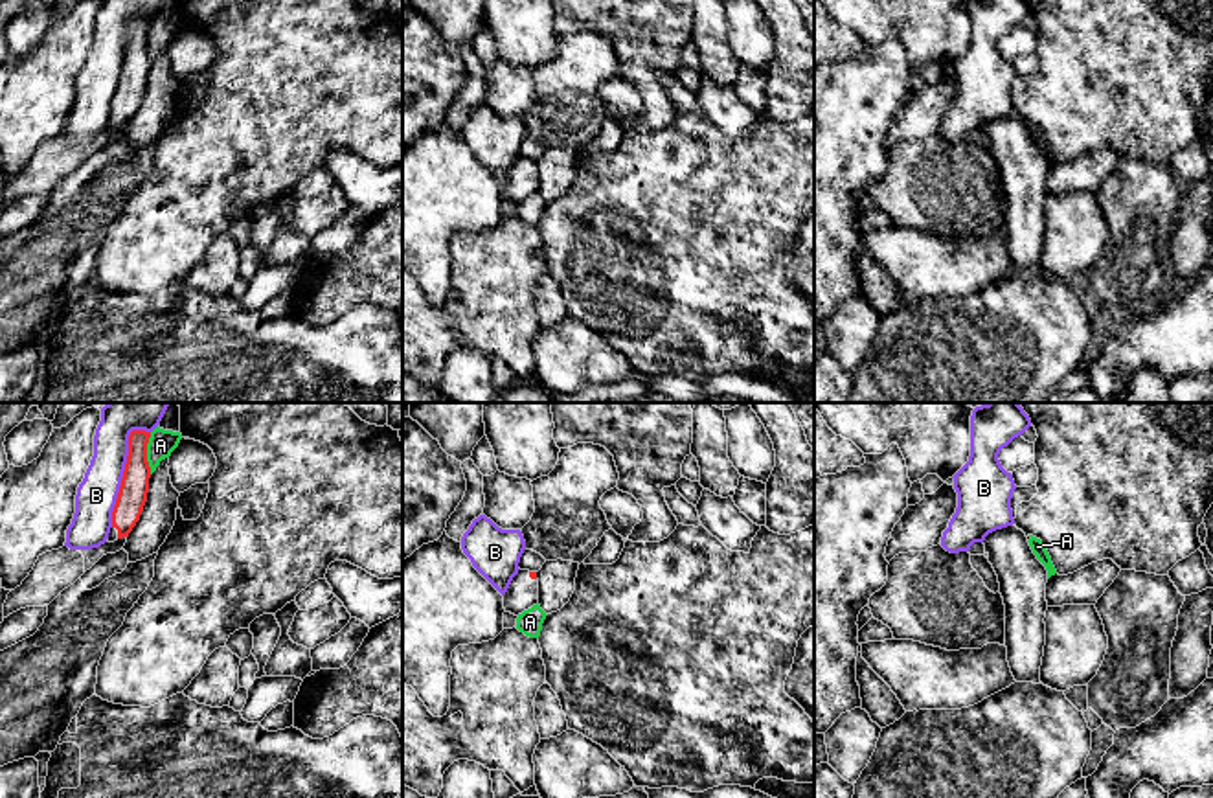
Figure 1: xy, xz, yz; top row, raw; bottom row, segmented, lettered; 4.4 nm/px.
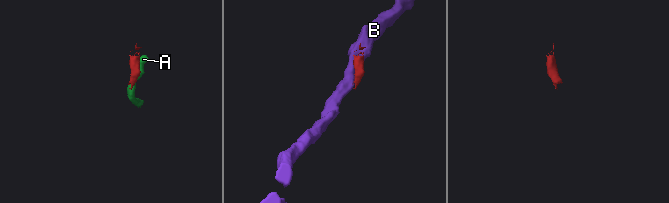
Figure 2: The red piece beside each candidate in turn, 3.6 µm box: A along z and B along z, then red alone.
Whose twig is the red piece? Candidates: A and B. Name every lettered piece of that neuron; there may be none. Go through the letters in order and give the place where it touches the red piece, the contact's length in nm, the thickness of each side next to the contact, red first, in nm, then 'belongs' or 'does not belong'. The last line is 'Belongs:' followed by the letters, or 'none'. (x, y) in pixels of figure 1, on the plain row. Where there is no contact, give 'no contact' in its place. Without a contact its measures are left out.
A: meets red in xy at (146, 41); contact 180 nm long; 130 nm thick on the red side, 120 nm on the other; does not belong
B: meets red in xy at (124, 59); contact 460 nm long; 130 nm thick on the red side, 180 nm on the other; does not belong
Belongs: none

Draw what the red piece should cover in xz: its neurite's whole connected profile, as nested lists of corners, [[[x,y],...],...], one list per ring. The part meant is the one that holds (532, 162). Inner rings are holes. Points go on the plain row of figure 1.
[[[518,158],[507,180],[504,182],[504,197],[515,204],[538,191],[537,160]]]

